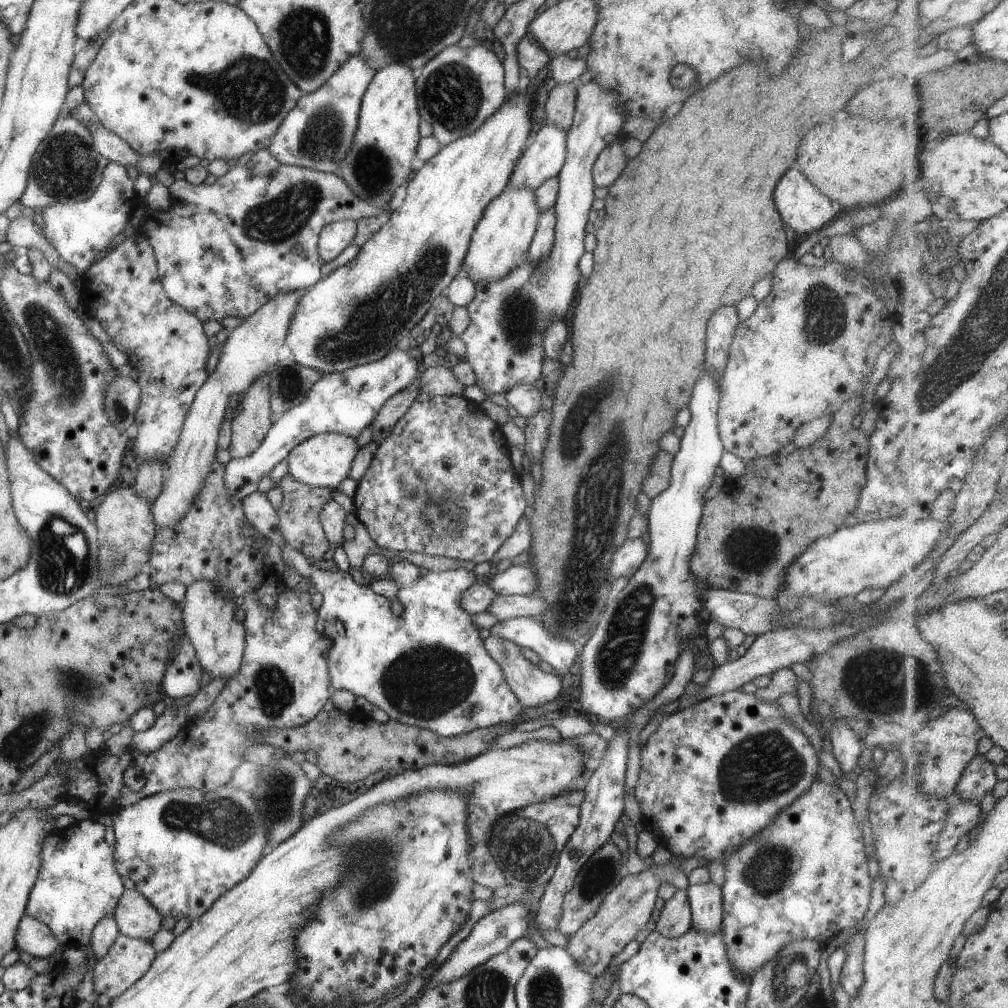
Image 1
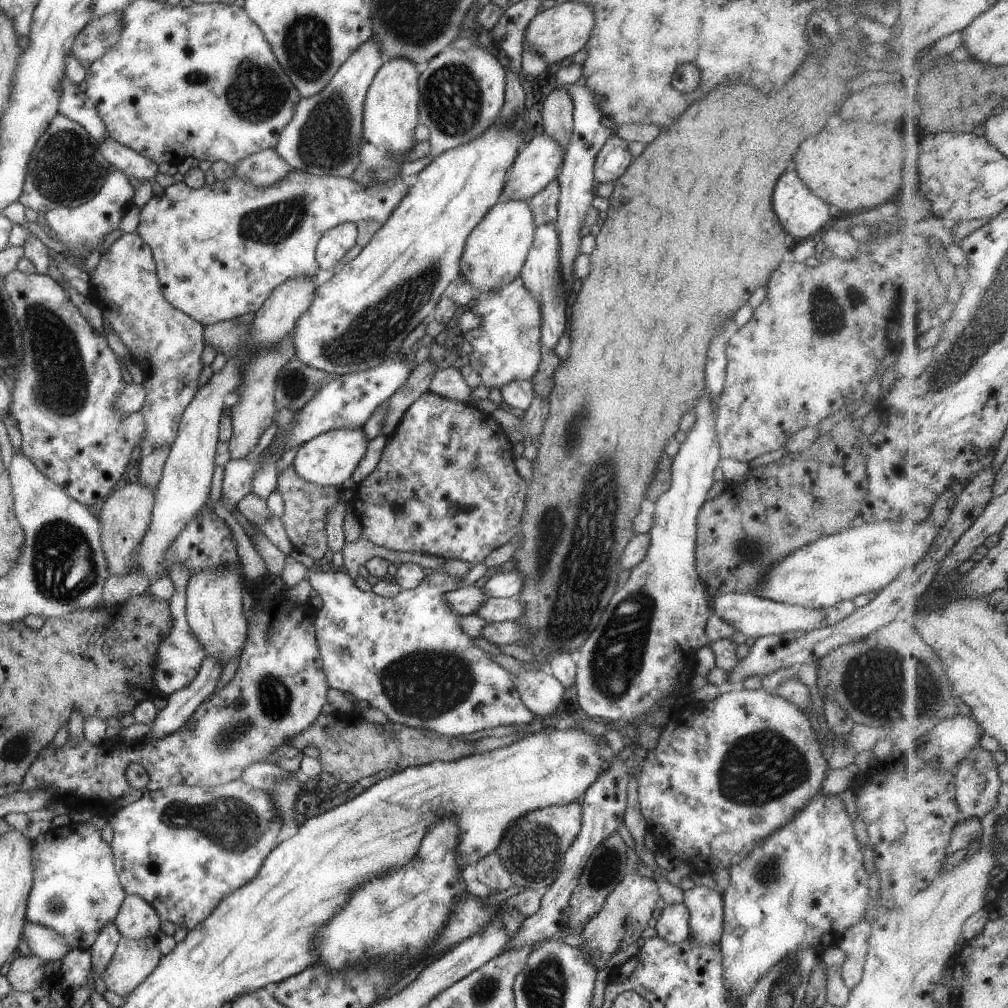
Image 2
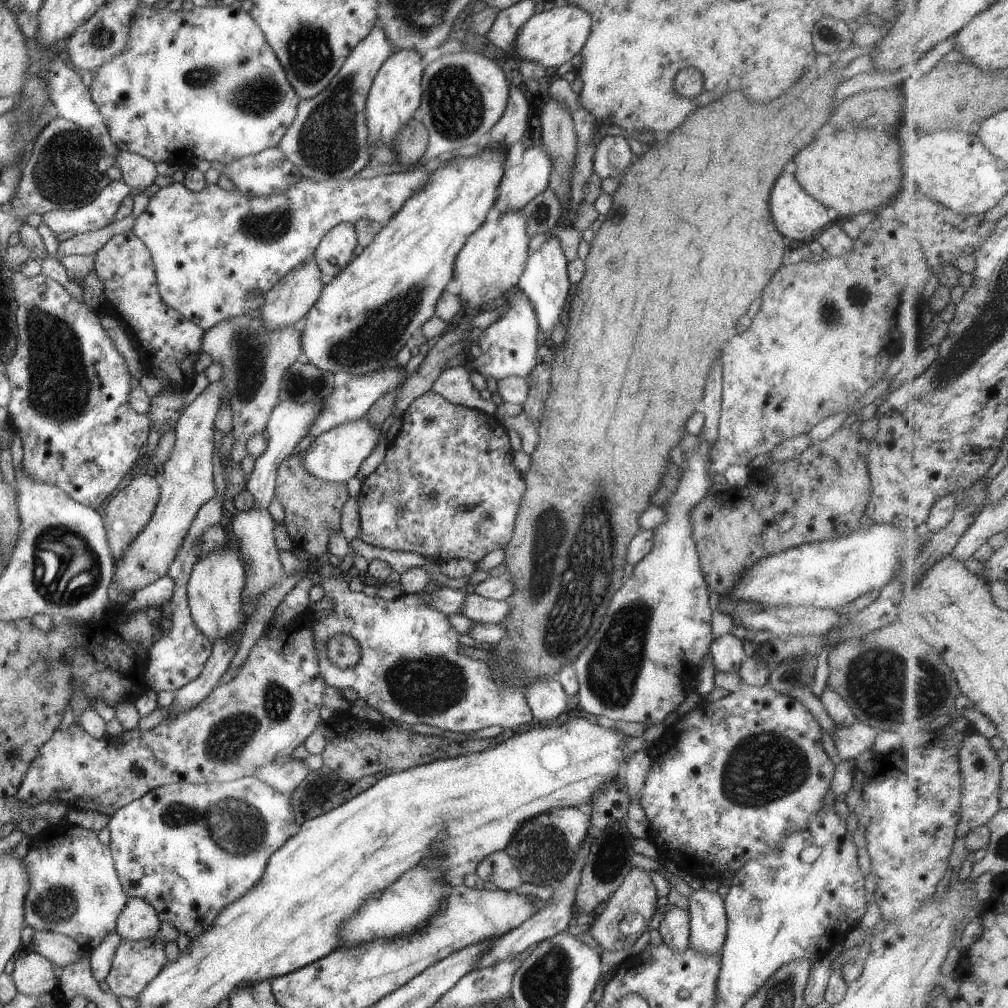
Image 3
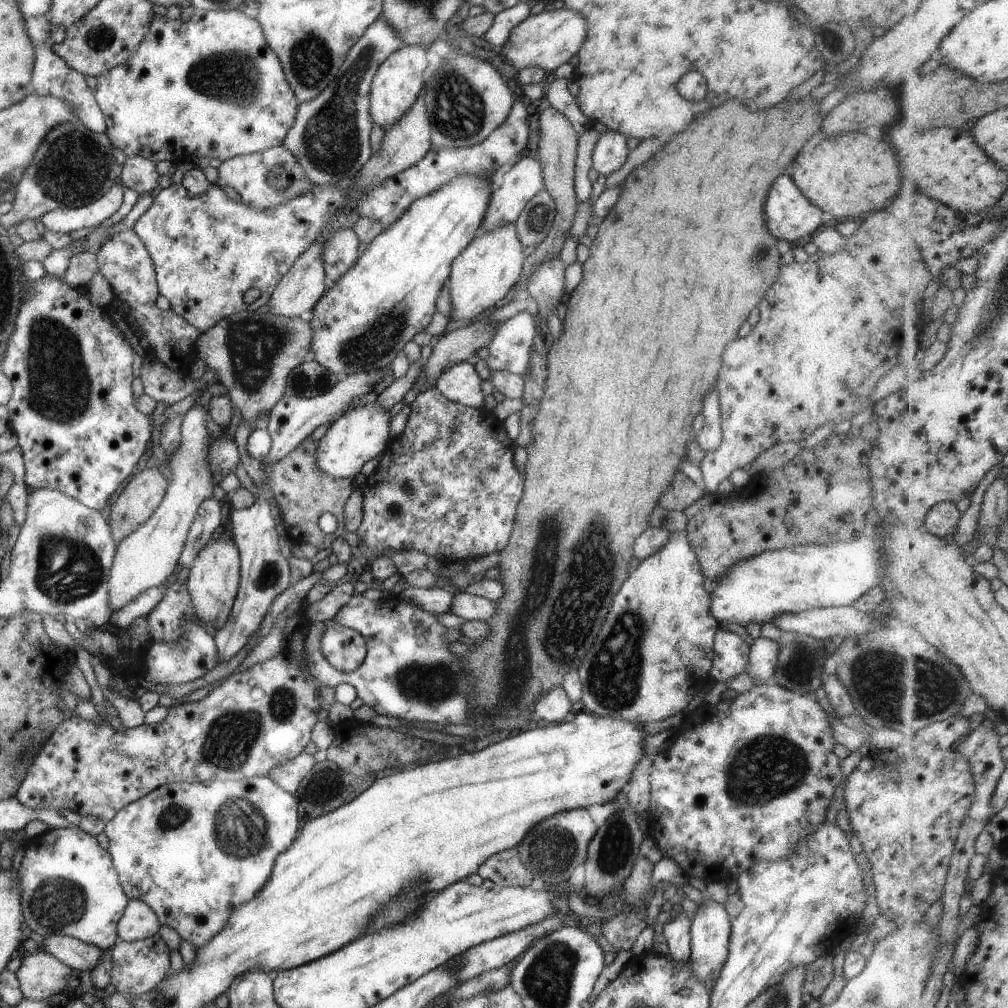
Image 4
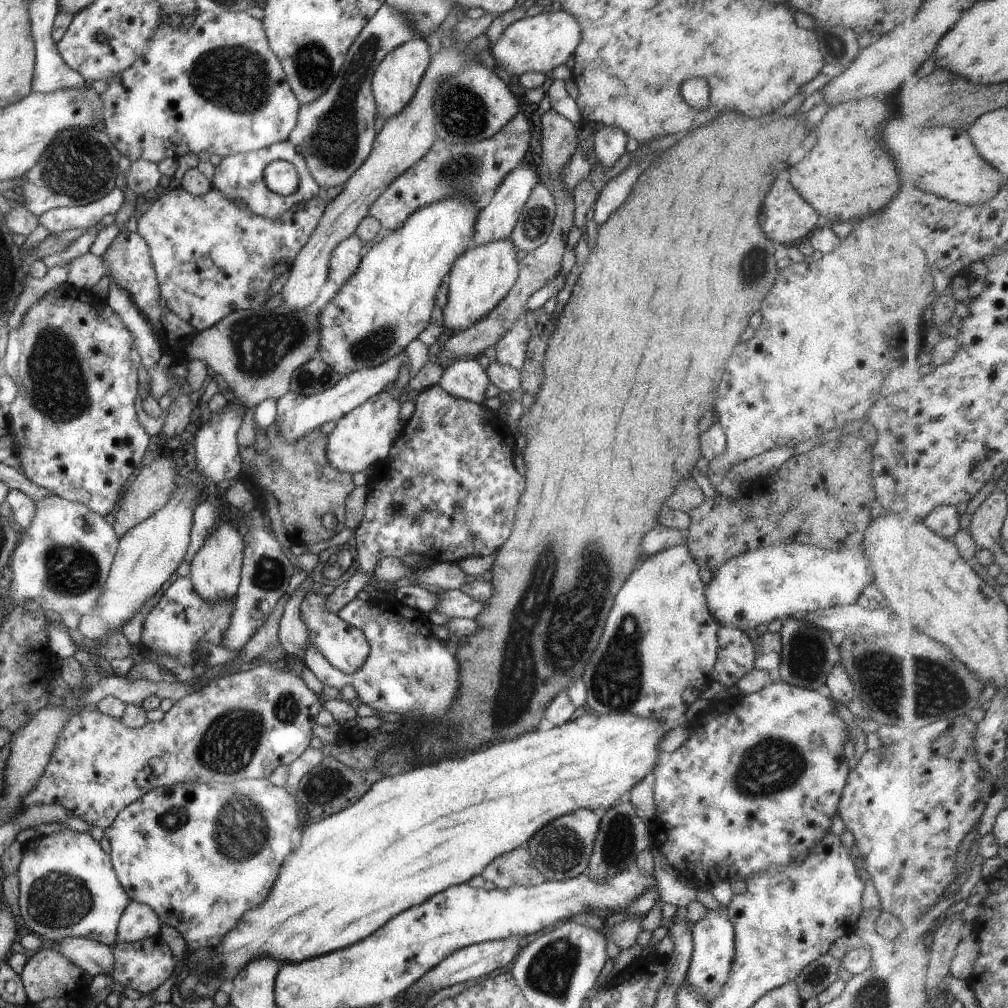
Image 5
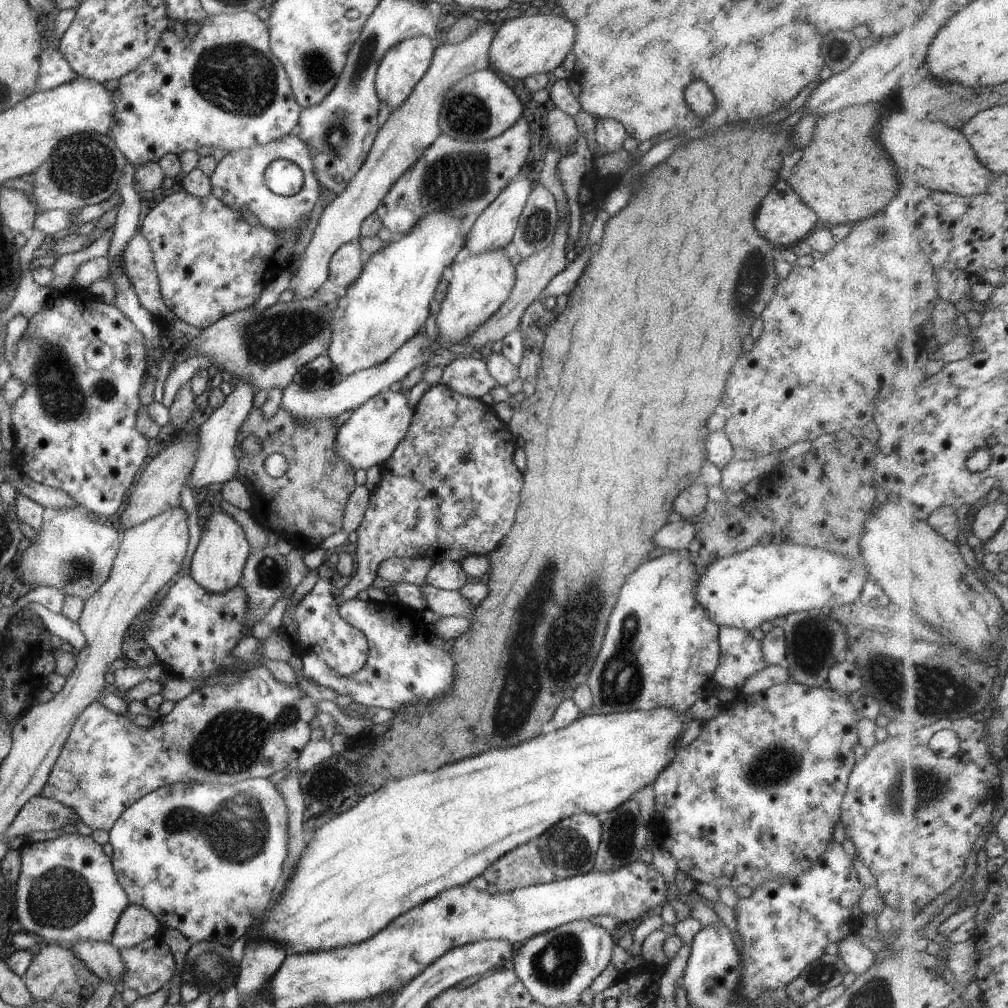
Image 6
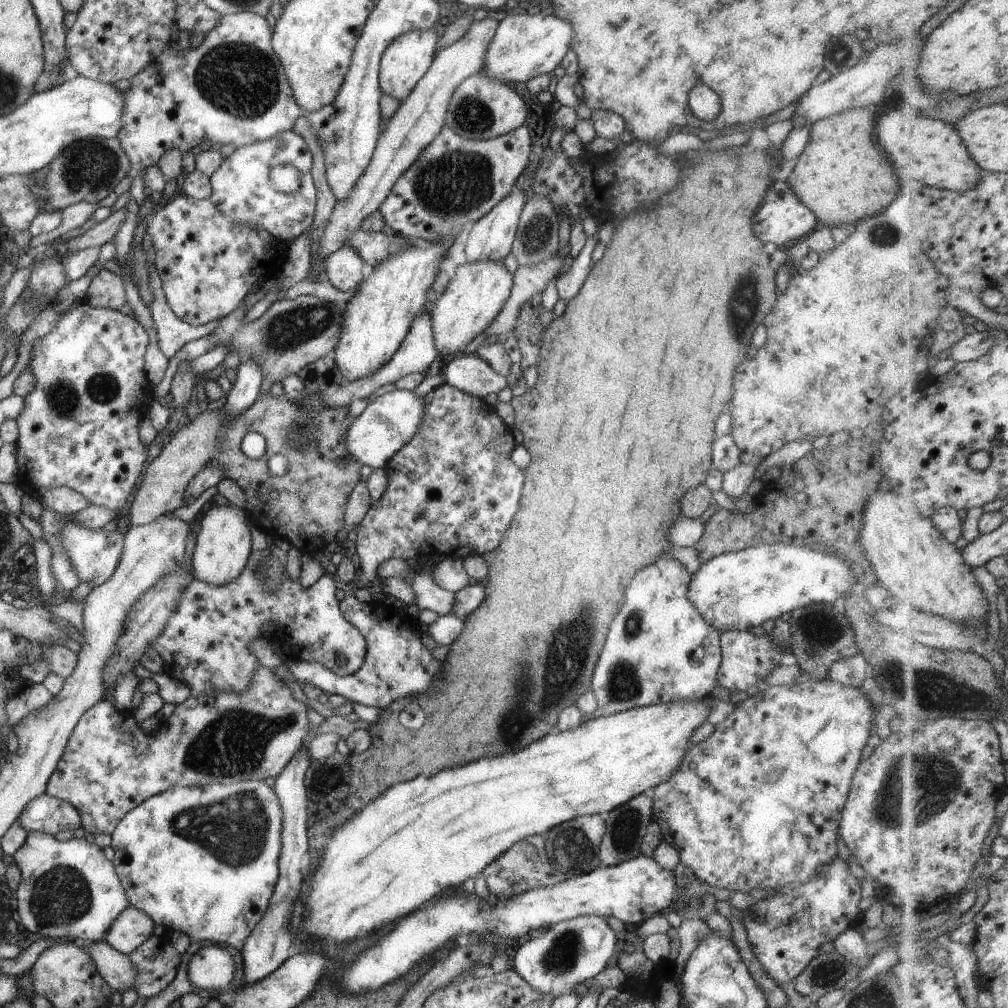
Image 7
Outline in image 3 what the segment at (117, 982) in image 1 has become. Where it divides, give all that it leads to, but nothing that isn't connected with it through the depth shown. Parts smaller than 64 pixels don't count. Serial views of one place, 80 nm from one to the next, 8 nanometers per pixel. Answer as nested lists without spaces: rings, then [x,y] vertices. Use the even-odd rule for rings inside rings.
[[[159,935],[136,941],[121,939],[116,946],[111,968],[104,981],[109,987],[109,992],[116,997],[131,997],[135,999],[144,989],[144,986],[147,986],[149,981],[155,978],[155,975],[160,971],[160,968],[163,968],[166,962],[162,939]]]

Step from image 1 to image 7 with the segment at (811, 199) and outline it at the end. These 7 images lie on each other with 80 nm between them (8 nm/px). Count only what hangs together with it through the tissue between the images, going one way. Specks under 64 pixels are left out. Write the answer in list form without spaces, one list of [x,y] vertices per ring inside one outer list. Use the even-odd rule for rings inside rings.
[[[773,181],[766,190],[757,212],[751,216],[753,234],[761,242],[773,242],[778,248],[784,248],[790,240],[801,239],[813,230],[816,216],[795,196],[786,181]]]

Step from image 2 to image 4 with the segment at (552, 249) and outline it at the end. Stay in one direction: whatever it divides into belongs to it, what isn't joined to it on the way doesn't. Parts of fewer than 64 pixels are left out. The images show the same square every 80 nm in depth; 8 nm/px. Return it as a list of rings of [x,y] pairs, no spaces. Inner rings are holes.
[[[553,256],[535,266],[533,274],[527,276],[525,296],[535,300],[536,315],[541,320],[546,320],[547,314],[557,306],[559,298],[563,295],[565,268],[559,256]]]

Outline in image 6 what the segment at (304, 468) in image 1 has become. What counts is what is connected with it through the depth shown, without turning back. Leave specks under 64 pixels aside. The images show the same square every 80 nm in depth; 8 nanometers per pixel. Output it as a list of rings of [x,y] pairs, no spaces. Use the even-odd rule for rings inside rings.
[[[380,390],[355,408],[351,416],[338,427],[334,438],[335,454],[355,470],[379,466],[405,436],[413,415],[414,408],[408,405],[408,398],[400,391]]]

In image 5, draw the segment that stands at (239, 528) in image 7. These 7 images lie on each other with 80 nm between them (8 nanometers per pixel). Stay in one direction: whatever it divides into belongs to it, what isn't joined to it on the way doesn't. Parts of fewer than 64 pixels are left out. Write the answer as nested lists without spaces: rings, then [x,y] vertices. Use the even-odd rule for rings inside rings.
[[[217,521],[212,533],[205,538],[203,546],[189,562],[187,576],[191,582],[190,586],[203,602],[217,604],[221,600],[231,600],[235,597],[240,582],[242,551],[241,534],[231,524]]]

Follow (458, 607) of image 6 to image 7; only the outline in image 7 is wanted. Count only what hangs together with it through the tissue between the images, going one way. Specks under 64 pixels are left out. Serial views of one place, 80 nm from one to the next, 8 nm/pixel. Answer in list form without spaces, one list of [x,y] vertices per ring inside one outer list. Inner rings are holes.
[[[431,568],[415,571],[407,575],[405,580],[414,592],[414,604],[420,611],[428,610],[438,615],[446,615],[454,607],[455,595],[432,581]]]

